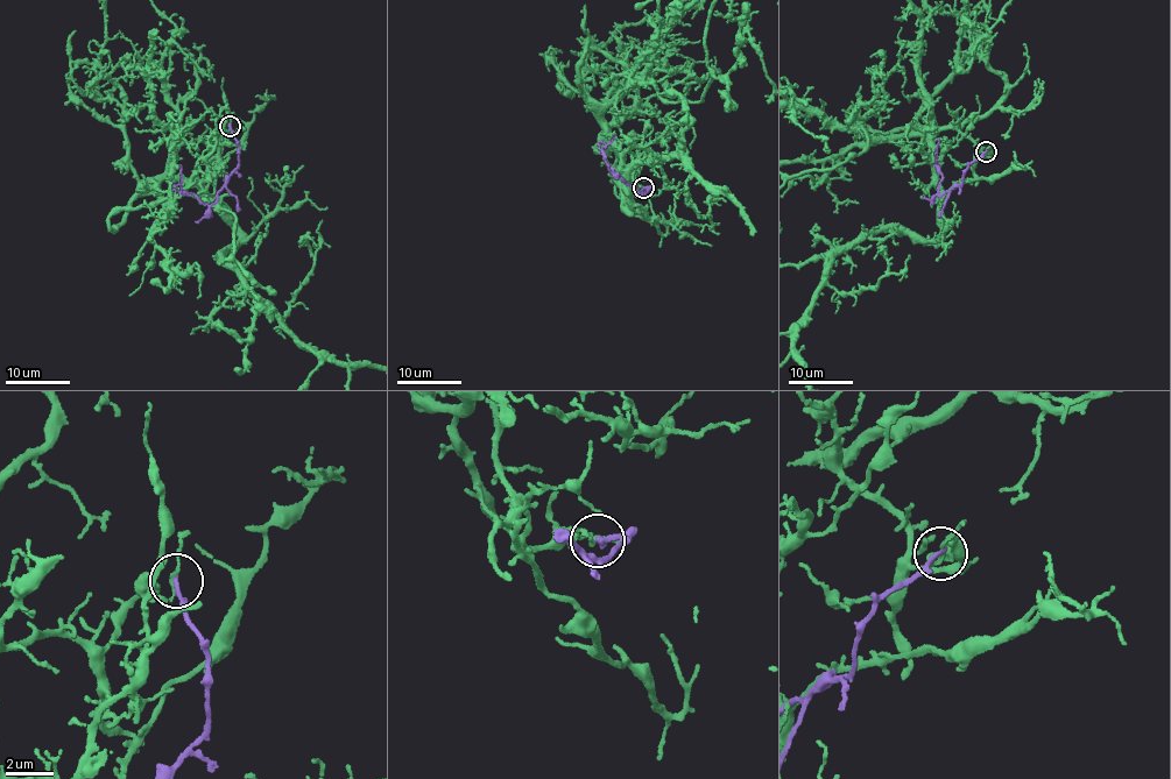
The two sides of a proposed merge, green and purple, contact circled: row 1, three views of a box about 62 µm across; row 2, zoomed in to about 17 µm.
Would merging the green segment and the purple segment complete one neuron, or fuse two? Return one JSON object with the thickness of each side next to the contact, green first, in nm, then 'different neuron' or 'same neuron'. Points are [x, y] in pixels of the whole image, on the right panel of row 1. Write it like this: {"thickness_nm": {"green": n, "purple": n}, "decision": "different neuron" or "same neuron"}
{"thickness_nm": {"green": 130, "purple": 220}, "decision": "different neuron"}

